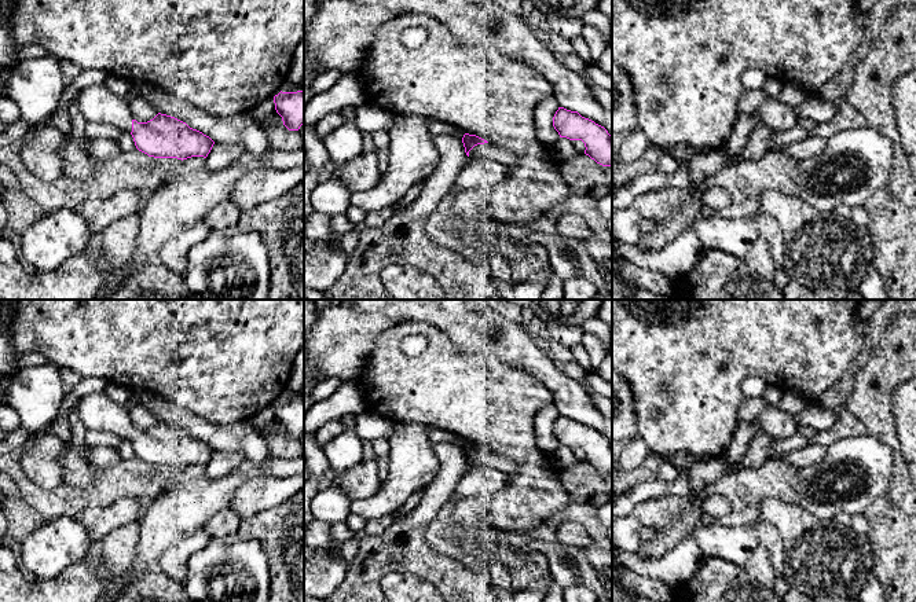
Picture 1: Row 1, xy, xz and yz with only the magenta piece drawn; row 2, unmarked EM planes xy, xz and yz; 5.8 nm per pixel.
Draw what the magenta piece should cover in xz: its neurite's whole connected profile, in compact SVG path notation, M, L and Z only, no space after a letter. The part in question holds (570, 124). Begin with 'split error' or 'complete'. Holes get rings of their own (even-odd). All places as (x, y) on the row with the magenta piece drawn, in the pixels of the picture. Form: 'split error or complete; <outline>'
complete; M564 107L556 111L553 126L560 137L582 140L586 147L585 154L597 164L612 166L612 136L604 126Z

